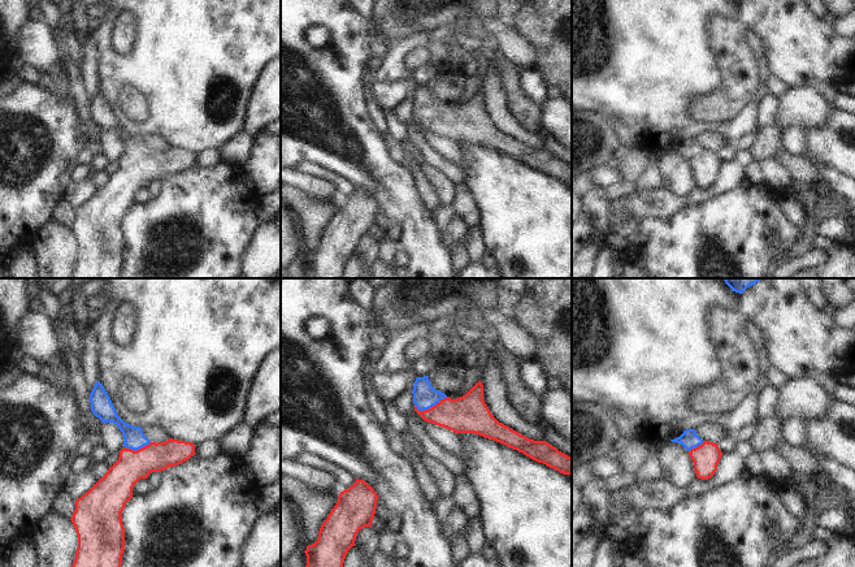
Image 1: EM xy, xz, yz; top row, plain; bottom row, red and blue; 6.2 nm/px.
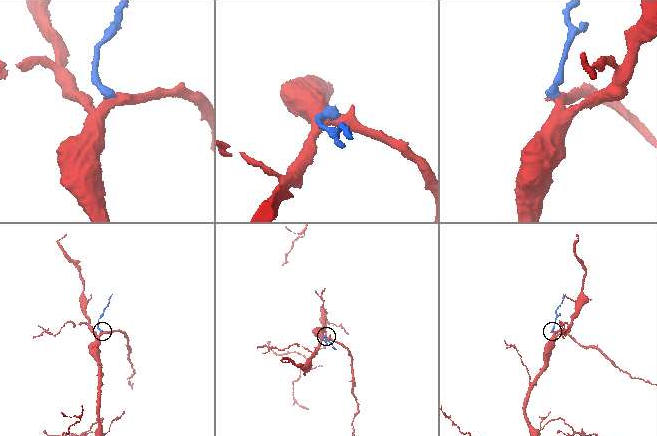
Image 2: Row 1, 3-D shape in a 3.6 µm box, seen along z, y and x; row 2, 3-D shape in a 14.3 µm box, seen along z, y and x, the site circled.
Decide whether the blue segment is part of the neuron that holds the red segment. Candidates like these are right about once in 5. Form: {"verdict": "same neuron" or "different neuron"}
{"verdict": "same neuron"}

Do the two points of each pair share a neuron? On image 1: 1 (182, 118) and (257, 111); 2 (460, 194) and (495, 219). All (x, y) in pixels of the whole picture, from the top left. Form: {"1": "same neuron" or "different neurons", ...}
{"1": "different neurons", "2": "different neurons"}

